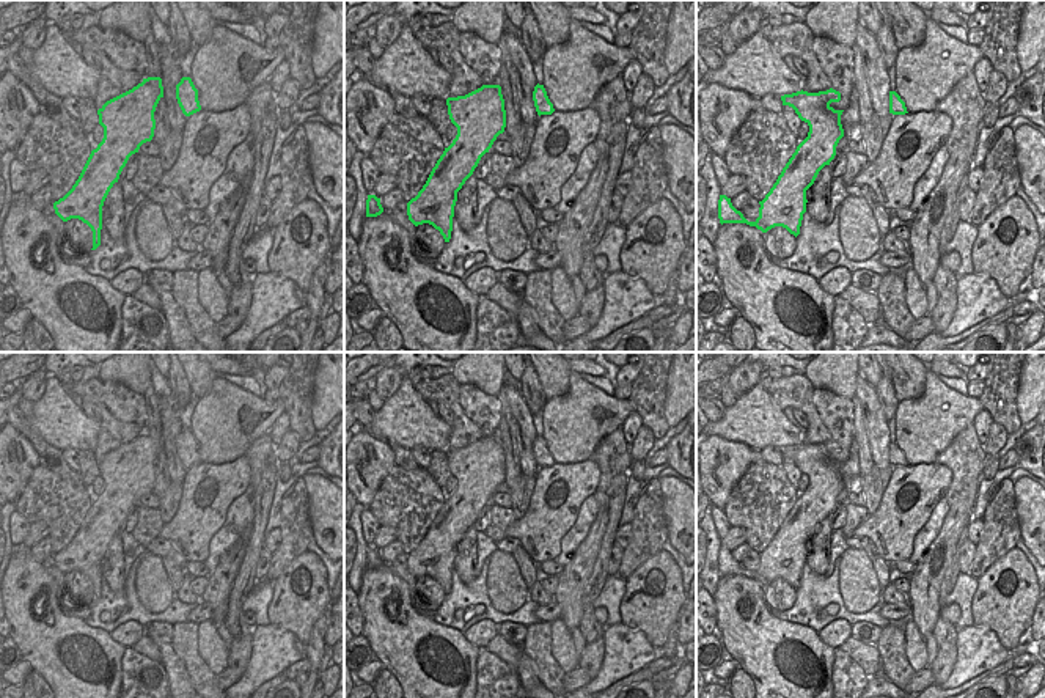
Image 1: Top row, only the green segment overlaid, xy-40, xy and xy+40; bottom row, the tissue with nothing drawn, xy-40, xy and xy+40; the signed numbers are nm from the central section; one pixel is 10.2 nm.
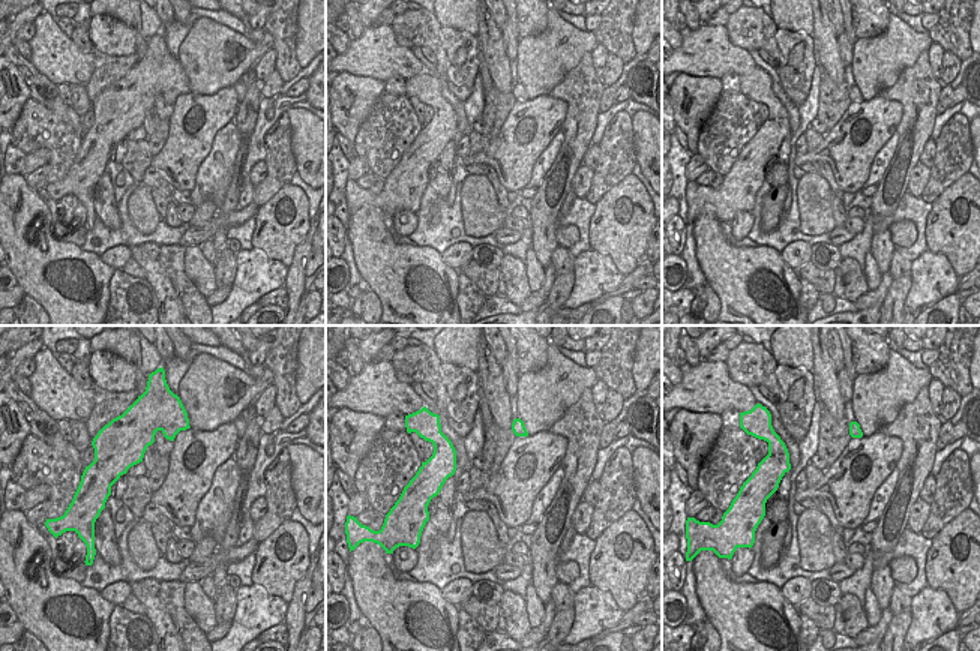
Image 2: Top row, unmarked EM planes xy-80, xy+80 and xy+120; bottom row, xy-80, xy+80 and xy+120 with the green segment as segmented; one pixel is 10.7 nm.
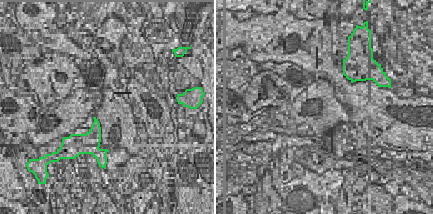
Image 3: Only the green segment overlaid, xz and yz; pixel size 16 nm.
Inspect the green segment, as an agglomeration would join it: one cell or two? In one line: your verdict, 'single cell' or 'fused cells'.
single cell

